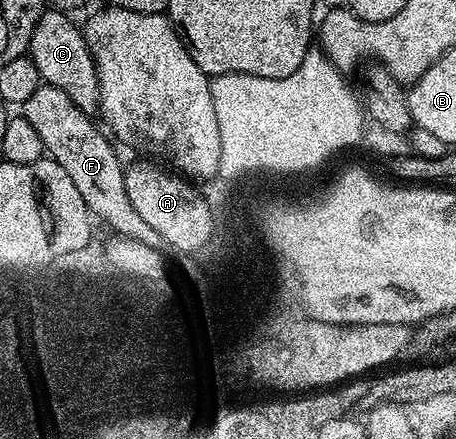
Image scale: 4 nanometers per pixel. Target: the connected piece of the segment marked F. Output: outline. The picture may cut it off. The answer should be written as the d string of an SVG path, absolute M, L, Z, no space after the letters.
M43 84L21 105L21 114L29 122L29 126L33 126L37 134L41 134L44 153L55 160L57 166L65 170L65 174L69 174L81 198L85 198L85 206L92 217L99 219L100 216L112 228L112 233L127 236L150 248L164 247L157 230L153 230L153 226L149 226L149 222L145 222L145 218L141 218L141 214L133 210L133 202L129 202L123 177L125 168L122 163L119 165L119 156L114 148L116 145L106 135L103 137L99 133L100 125L95 125L91 121L92 117L82 112L73 98L69 98L69 94L51 84Z

